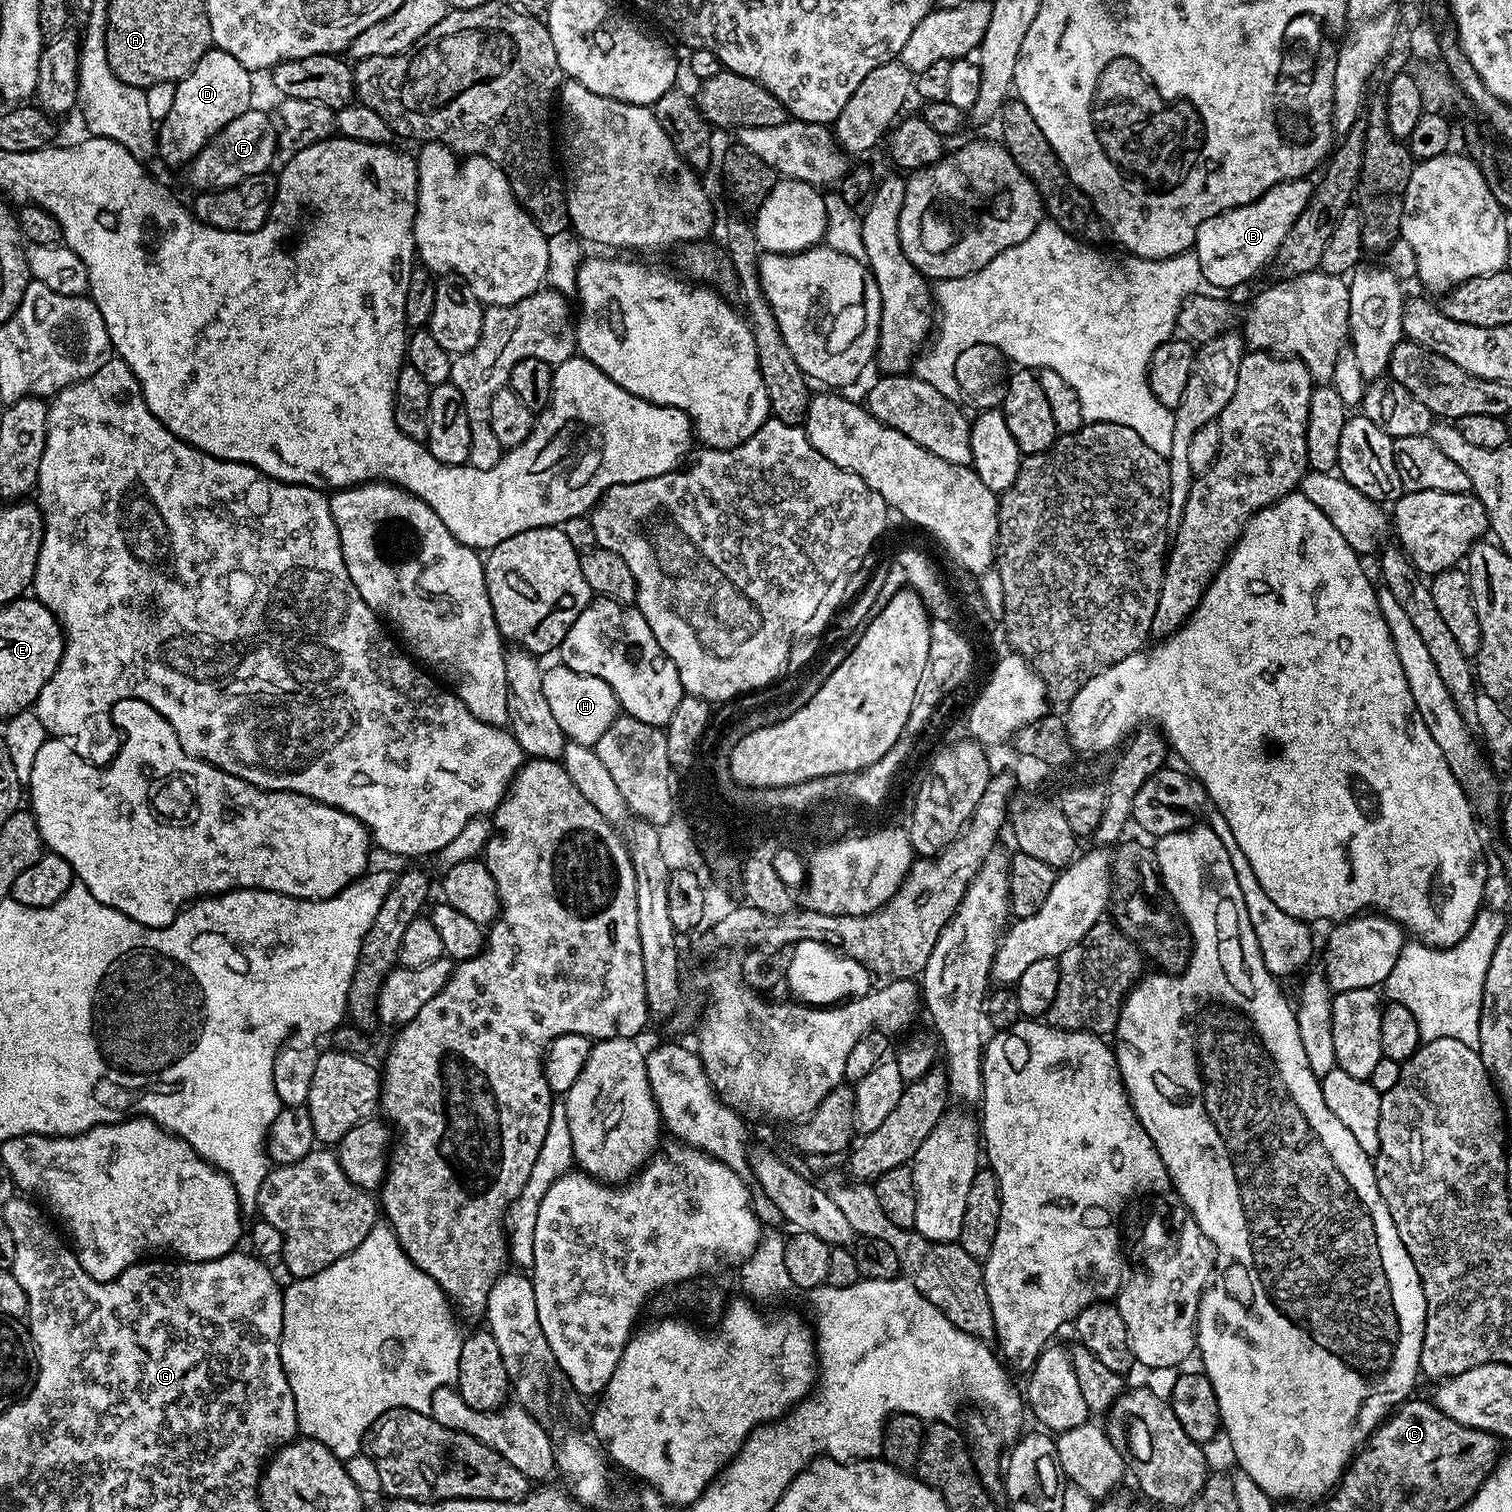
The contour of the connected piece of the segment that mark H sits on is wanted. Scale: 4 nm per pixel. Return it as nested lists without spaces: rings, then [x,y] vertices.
[[[563,666],[547,669],[542,678],[542,694],[546,694],[546,702],[554,714],[558,726],[562,726],[565,737],[574,743],[595,746],[602,734],[610,730],[621,711],[614,690],[602,678],[594,678],[586,674],[578,674]]]

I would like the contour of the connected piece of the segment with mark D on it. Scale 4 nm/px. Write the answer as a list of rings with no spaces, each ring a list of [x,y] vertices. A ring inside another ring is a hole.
[[[212,46],[184,80],[176,84],[174,106],[170,114],[158,124],[158,156],[168,164],[188,166],[230,122],[240,115],[236,113],[236,64],[238,58]]]

